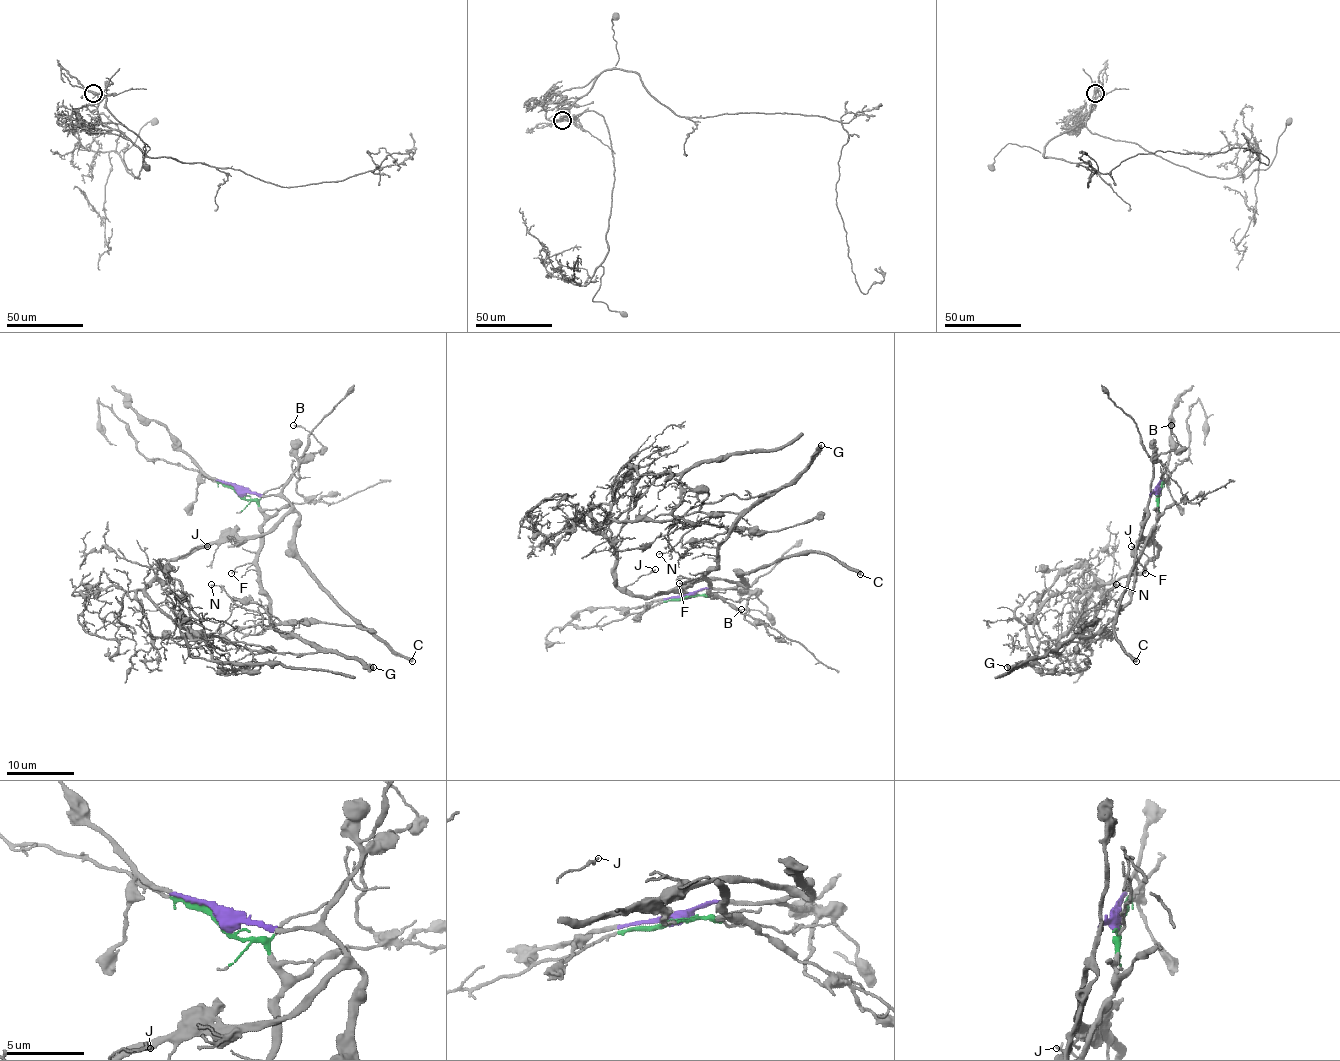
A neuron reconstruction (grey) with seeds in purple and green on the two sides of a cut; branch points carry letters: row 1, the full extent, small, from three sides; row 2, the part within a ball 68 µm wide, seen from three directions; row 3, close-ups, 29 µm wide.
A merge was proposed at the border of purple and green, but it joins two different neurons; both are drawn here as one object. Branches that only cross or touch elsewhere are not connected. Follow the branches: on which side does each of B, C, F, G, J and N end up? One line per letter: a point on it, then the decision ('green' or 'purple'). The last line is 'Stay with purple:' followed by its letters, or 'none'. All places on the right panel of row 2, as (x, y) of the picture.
B: (1171, 425) | purple
C: (1136, 661) | purple
F: (1145, 573) | green
G: (1007, 667) | green
J: (1131, 546) | purple
N: (1116, 584) | green
Stay with purple: B, C, J

